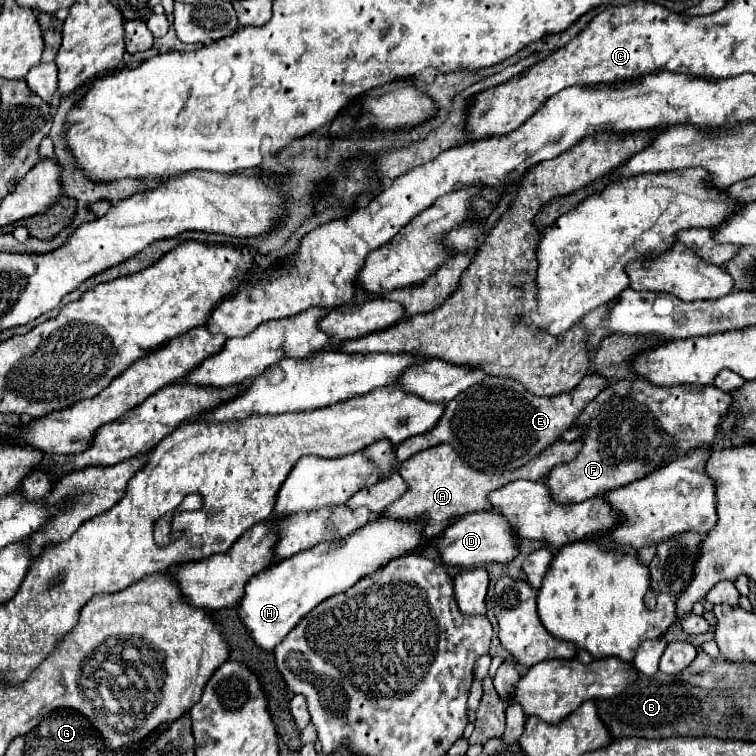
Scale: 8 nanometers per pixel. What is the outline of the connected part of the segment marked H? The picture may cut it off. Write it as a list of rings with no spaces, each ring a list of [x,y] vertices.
[[[376,517],[362,529],[354,531],[348,539],[326,541],[318,547],[302,551],[300,555],[272,563],[246,583],[244,597],[238,605],[238,619],[246,627],[256,647],[272,651],[318,603],[340,591],[346,591],[358,579],[374,573],[388,561],[422,549],[426,543],[420,539],[420,533],[420,521],[410,523]]]

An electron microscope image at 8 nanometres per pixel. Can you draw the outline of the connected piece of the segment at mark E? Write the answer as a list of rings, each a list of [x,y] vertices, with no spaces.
[[[586,375],[572,391],[564,391],[560,395],[554,397],[538,397],[528,393],[520,381],[516,379],[502,379],[502,377],[486,377],[482,383],[476,383],[476,389],[470,387],[468,391],[460,393],[456,399],[446,403],[446,411],[442,413],[440,421],[426,433],[422,435],[414,435],[410,439],[406,439],[404,443],[400,443],[396,447],[396,457],[398,461],[406,461],[412,455],[430,449],[434,445],[440,443],[448,443],[458,455],[460,459],[464,459],[464,463],[468,463],[472,469],[476,471],[486,471],[486,473],[504,473],[504,471],[514,471],[526,463],[530,463],[534,457],[538,457],[544,449],[548,449],[548,445],[552,445],[554,441],[558,441],[562,437],[564,431],[568,431],[572,427],[572,423],[576,421],[576,417],[580,415],[580,411],[608,385],[606,379],[598,377],[598,375]]]

